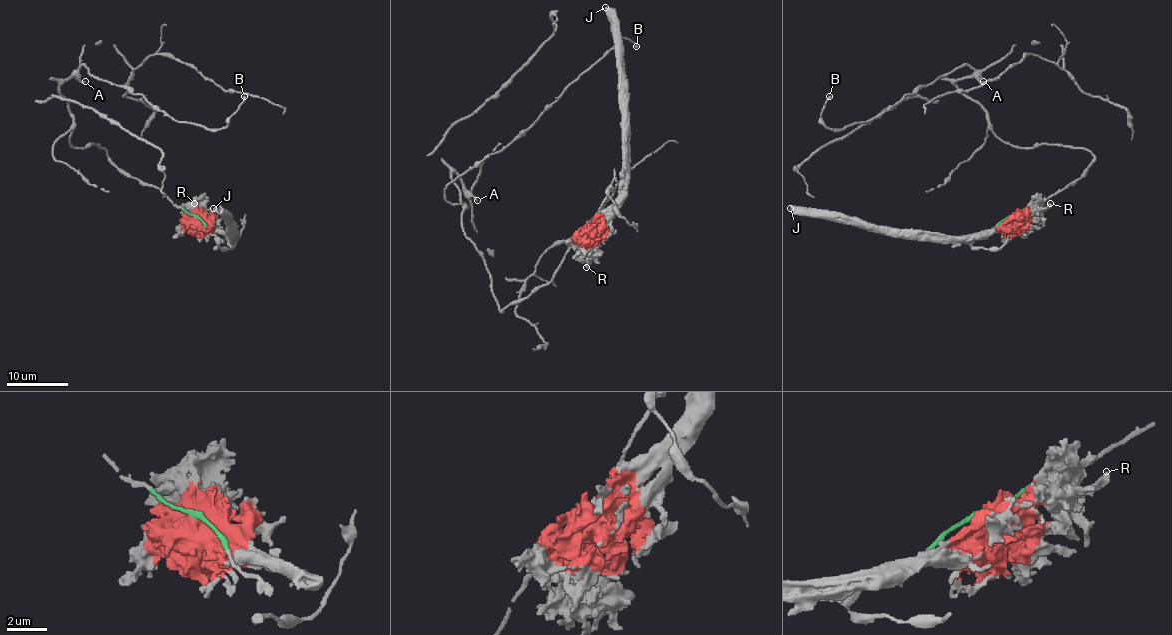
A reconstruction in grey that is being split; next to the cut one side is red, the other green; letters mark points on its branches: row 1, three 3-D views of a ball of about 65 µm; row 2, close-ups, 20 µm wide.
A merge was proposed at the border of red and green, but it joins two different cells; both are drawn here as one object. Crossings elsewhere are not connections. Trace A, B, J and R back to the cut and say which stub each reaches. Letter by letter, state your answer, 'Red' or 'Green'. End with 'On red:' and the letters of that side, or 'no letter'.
A: Green
B: Green
J: Red
R: Red
On red: J, R

